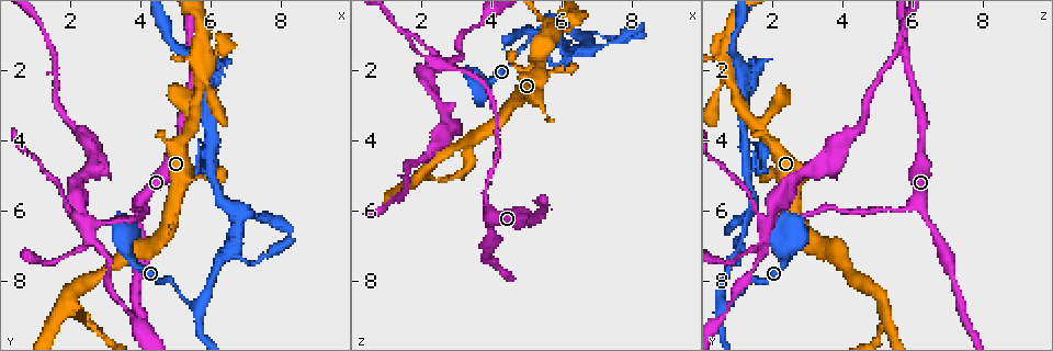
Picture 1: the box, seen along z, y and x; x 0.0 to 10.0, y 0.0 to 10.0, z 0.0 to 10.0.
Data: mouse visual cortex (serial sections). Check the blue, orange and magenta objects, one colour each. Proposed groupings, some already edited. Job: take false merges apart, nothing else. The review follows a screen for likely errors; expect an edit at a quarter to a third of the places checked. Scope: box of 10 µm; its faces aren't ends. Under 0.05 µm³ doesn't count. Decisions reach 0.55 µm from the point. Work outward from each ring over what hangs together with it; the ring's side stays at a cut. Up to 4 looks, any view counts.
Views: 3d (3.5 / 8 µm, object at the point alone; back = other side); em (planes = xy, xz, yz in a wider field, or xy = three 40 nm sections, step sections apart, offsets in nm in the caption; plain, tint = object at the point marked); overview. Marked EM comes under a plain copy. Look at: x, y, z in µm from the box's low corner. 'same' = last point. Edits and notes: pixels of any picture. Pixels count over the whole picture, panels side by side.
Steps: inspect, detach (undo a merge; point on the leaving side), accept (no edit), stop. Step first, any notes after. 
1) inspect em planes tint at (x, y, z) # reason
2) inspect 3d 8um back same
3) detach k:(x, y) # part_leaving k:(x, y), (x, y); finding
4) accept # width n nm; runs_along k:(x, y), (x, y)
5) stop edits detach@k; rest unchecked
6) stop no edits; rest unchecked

inspect 3d 3.5um at (3.90, 6.45, 6.65) # a narrow waist

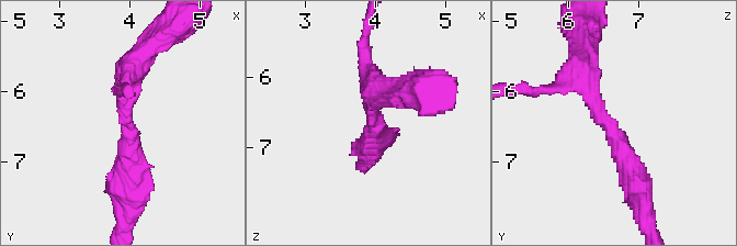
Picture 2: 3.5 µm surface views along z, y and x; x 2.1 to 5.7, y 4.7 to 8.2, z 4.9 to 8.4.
accept # arm_widths 300, 350 nm; runs_along 2:(580, 66), (639, 190); all the same cell

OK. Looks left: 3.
inspect 3d 3.5um at (6.30, 7.35, 0.75) # side arm on a straight run

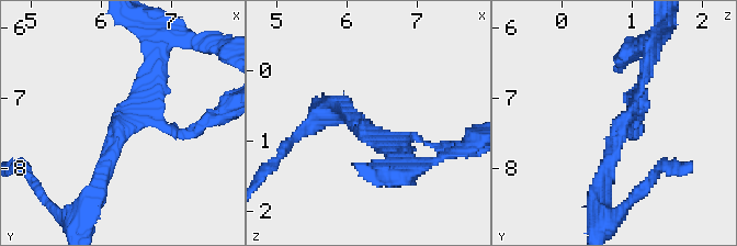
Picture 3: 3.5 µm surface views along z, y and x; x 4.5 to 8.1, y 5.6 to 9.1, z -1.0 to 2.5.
inspect em xy step 2 tint at (6.25, 7.40, 0.80) # arms 3; arm_widths 150, 150, 250 nm; now the EM

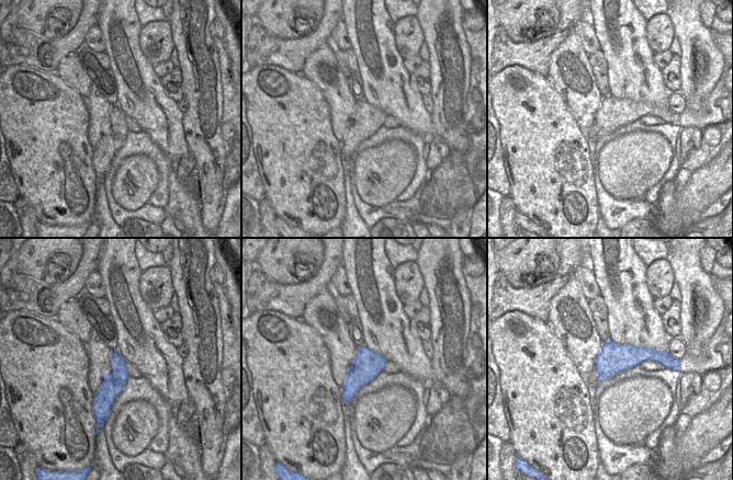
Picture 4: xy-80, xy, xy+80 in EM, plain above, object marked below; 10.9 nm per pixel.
accept # runs_along 3:(97, 191), (120, 124), (157, 74); one cell here

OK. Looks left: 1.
stop no edits; rest unchecked

